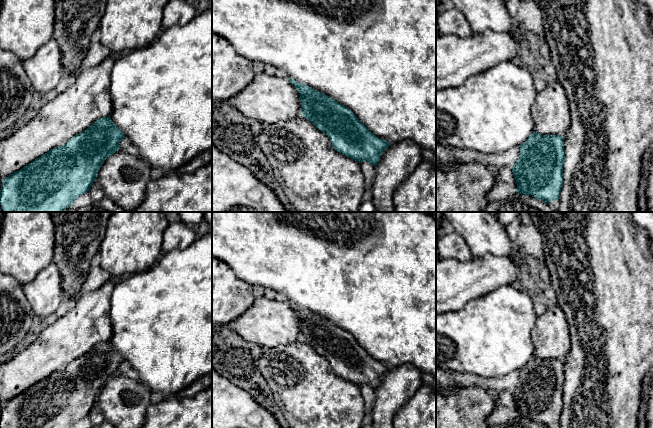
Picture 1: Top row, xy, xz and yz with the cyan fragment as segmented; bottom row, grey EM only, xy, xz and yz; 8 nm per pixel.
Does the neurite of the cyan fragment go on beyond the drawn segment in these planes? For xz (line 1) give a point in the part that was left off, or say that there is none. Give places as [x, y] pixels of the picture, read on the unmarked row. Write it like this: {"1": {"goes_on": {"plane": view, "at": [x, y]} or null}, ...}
{"1": {"goes_on": null}}

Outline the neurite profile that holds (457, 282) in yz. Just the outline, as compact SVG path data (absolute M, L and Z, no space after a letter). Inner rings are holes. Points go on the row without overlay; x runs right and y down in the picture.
M486 253L467 261L440 259L436 261L436 315L461 310L469 301L494 289L512 284L523 272L511 258Z

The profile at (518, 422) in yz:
M516 416L515 419L511 422L503 423L500 425L493 425L489 428L548 428L548 427L533 421L529 422L528 420Z

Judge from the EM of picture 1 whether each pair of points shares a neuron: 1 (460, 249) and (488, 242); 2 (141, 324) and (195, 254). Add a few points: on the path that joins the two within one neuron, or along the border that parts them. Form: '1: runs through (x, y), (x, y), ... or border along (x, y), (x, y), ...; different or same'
1: border along (453, 230), (467, 243), (472, 256); different
2: runs through (158, 307), (192, 271); same

